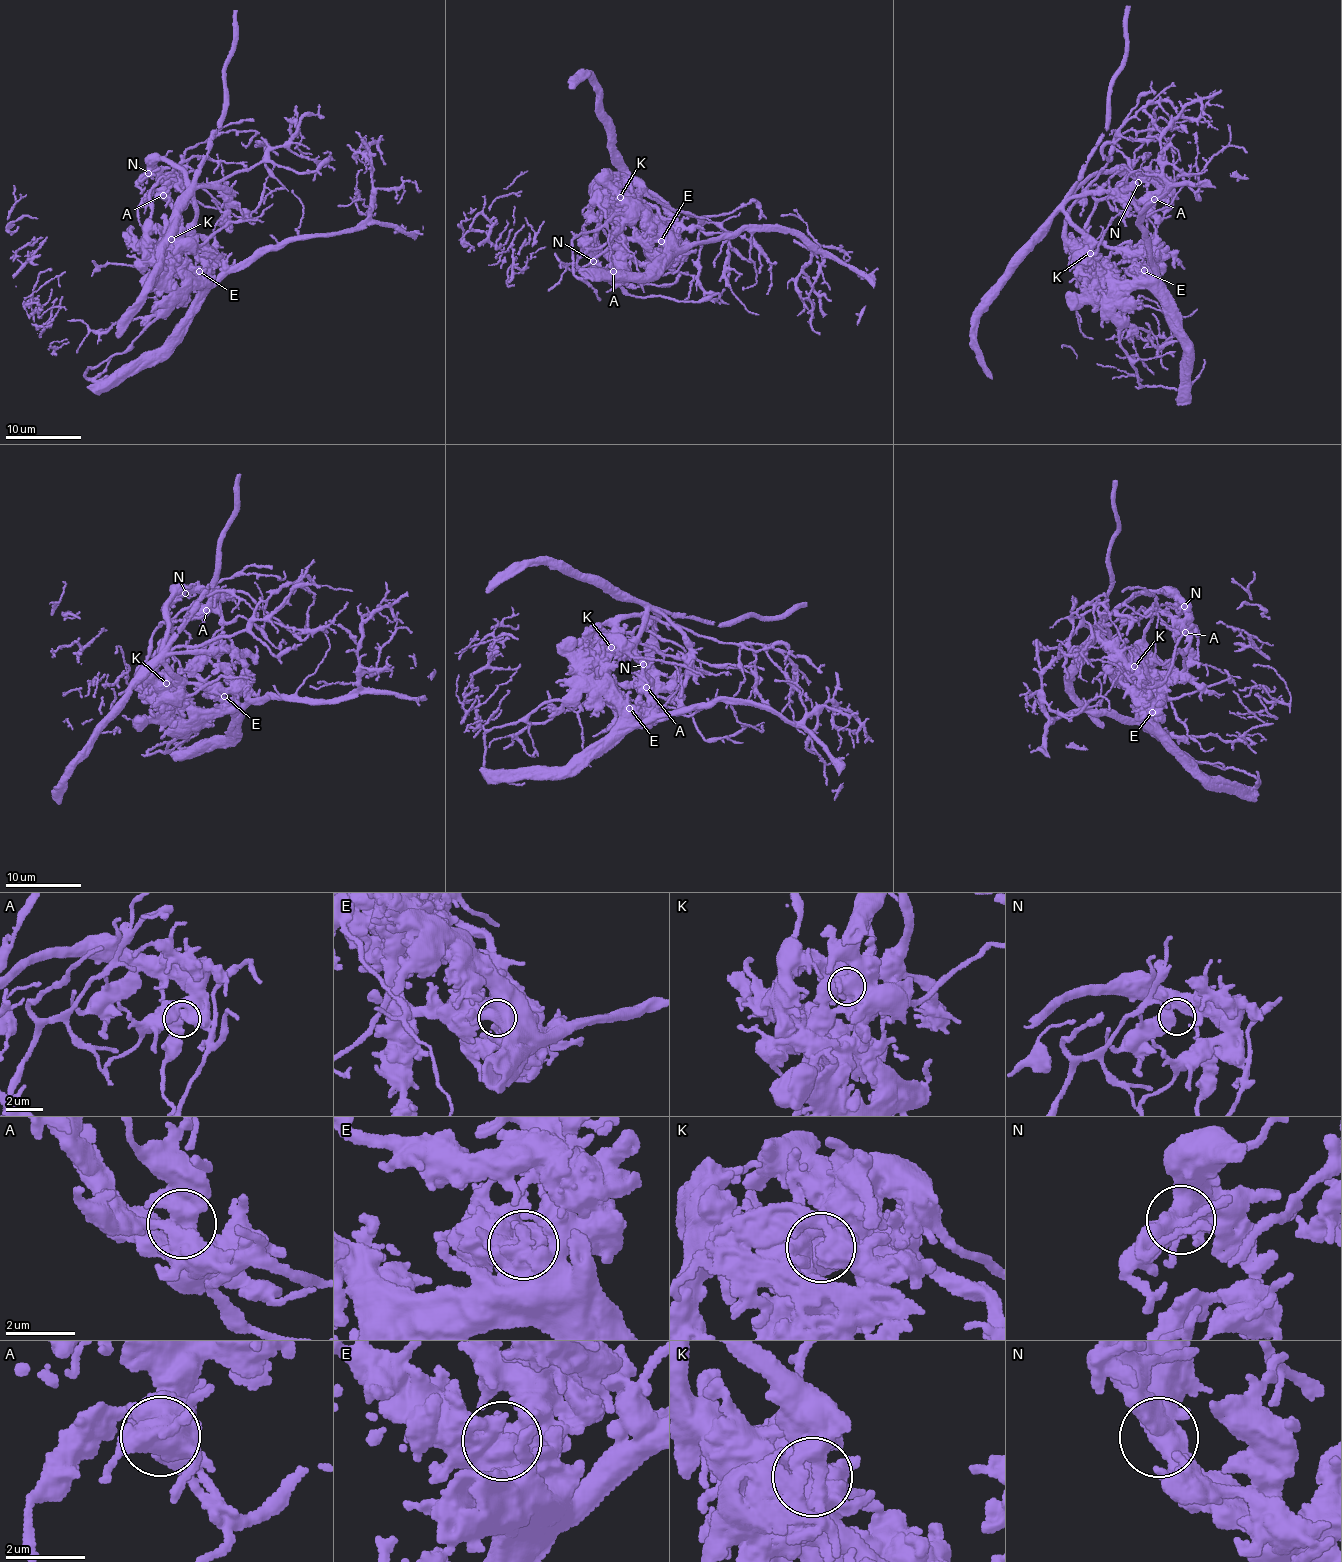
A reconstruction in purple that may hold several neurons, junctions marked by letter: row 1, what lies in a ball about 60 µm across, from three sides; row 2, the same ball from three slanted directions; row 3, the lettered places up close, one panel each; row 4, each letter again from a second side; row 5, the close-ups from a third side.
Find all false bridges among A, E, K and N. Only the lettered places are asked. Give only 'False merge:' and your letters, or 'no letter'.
False merge: K

